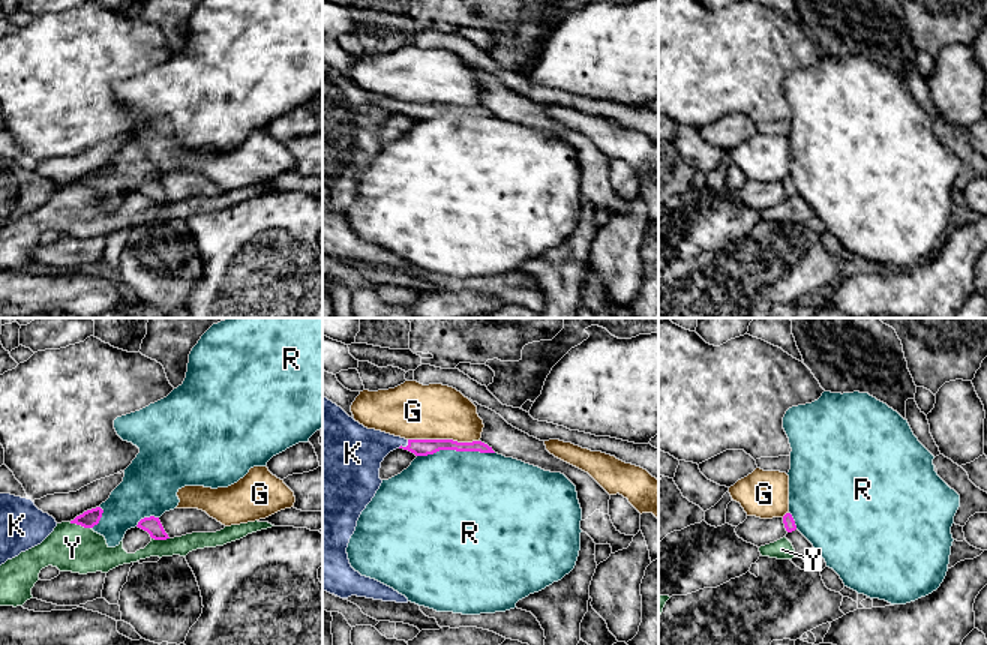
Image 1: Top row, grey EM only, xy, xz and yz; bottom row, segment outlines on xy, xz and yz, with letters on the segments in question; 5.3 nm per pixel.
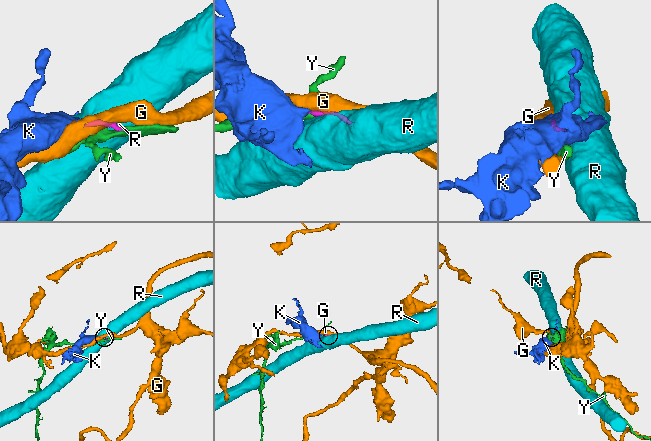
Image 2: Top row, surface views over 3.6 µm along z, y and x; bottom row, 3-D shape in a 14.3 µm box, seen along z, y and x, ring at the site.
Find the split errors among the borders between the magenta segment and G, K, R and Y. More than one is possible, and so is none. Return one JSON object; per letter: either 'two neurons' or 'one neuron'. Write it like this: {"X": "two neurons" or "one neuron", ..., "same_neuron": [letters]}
{"G": "two neurons", "K": "one neuron", "R": "two neurons", "Y": "two neurons", "same_neuron": ["K"]}

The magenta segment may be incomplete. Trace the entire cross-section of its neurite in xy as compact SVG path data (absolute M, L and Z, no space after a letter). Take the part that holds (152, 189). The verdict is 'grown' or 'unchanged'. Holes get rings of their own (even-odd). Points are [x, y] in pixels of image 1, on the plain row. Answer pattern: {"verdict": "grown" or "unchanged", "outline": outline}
{"verdict": "unchanged", "outline": "M154 180L144 182L138 186L136 190L147 195L150 198L150 201L154 204L170 202L168 198L165 196L159 182L154 182Z"}

